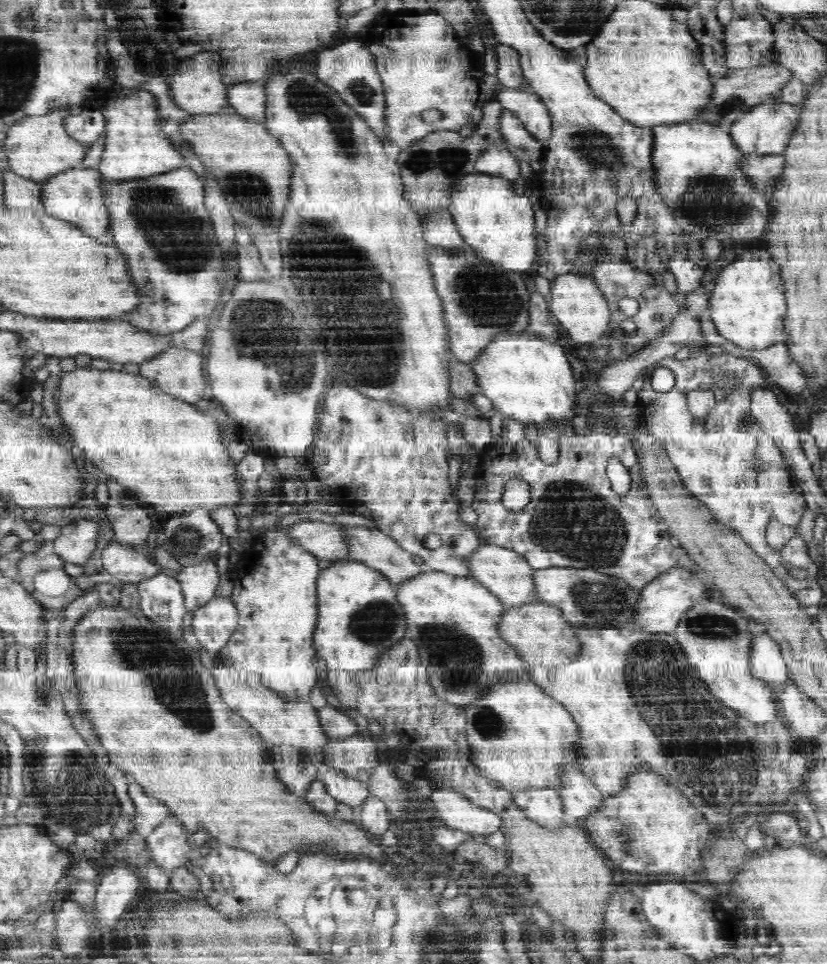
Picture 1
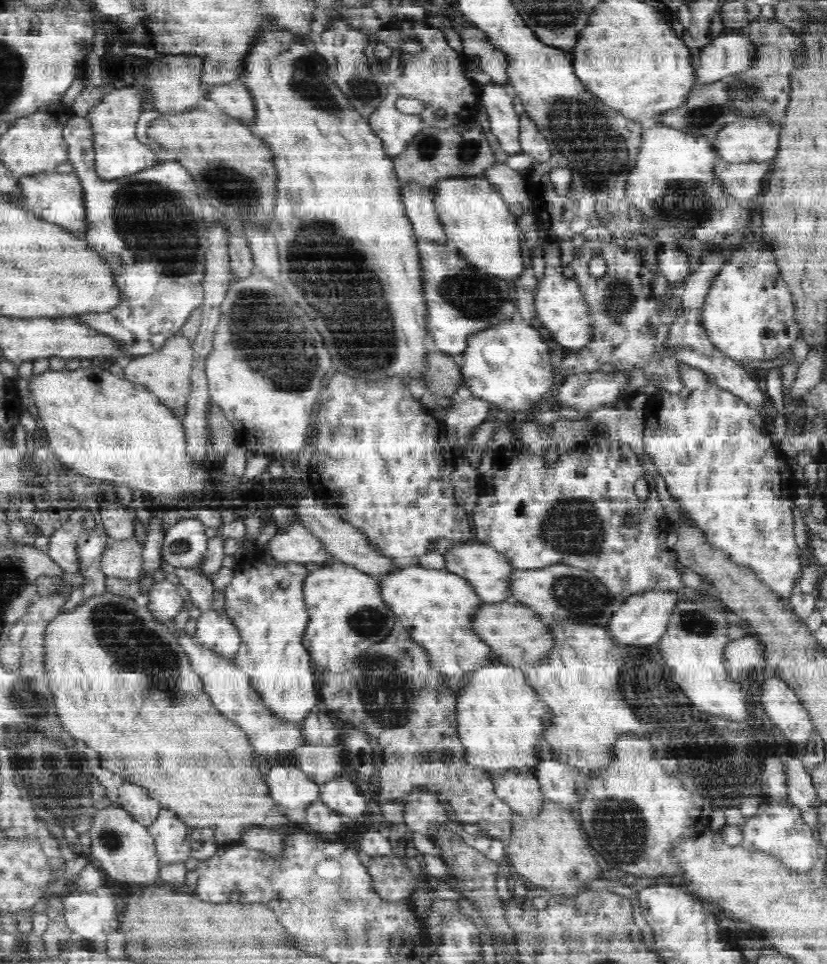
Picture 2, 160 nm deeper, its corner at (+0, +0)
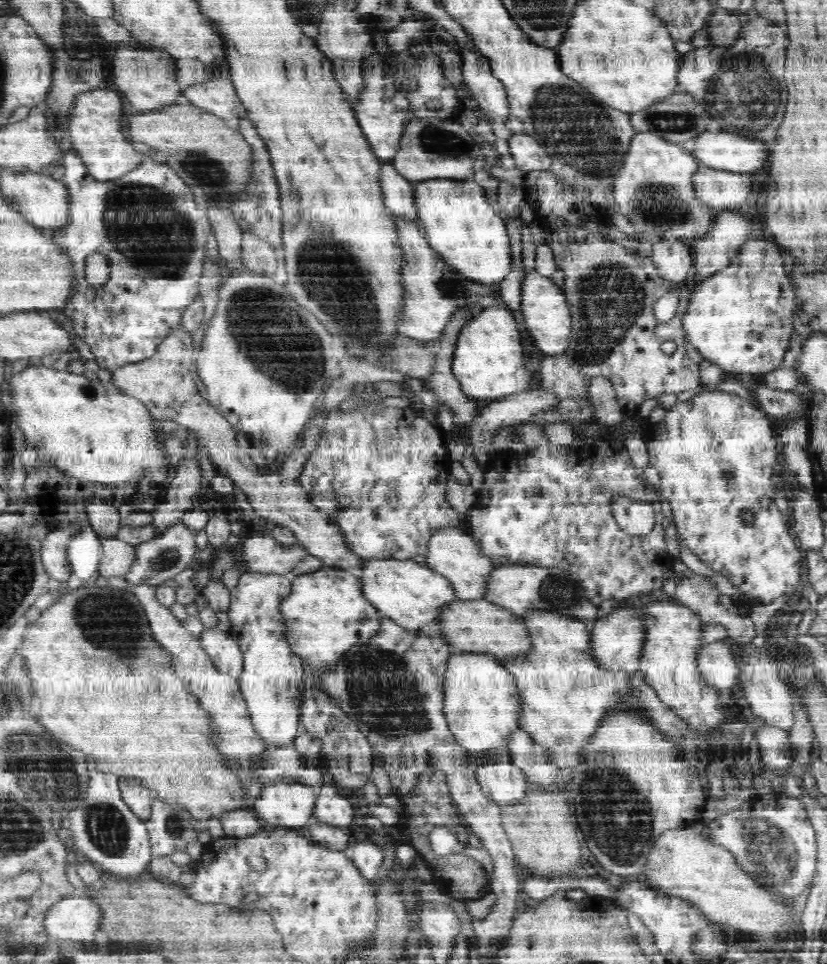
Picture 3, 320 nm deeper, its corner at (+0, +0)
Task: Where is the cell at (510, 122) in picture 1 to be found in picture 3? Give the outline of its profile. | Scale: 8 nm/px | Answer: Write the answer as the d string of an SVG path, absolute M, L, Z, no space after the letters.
M462 50L460 56L462 56L463 80L469 87L473 98L479 102L481 112L492 119L492 129L497 139L495 148L497 152L500 152L499 156L502 156L502 154L510 155L510 144L515 134L506 126L506 122L510 120L510 116L513 114L504 83L492 74L489 58L486 58L482 53Z

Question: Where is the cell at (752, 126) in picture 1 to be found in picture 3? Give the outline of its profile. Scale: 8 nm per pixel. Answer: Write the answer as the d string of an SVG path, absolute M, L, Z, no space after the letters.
M706 132L696 140L693 150L701 163L718 170L754 172L768 158L768 144L734 132Z

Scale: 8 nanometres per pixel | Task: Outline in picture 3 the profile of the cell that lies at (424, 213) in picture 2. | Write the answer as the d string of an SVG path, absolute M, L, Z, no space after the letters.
M389 161L385 163L381 185L385 187L386 206L396 217L419 222L416 184L396 174Z

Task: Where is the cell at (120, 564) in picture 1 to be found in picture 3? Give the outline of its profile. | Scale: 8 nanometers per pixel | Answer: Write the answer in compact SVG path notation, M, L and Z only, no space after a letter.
M105 537L101 540L104 552L99 566L99 573L104 578L129 574L137 564L138 545L117 537Z

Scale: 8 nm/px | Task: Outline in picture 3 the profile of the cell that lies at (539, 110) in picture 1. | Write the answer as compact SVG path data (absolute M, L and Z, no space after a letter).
M524 132L517 133L512 138L510 154L516 161L516 167L519 166L525 174L542 173L540 170L548 172L548 168L552 164L552 158L540 146L540 142L536 142L536 139Z

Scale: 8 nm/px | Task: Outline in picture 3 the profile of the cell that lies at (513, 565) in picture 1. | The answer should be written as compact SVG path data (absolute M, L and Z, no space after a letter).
M442 529L441 532L434 533L425 558L424 564L436 570L438 574L452 579L461 601L484 599L486 593L489 593L489 586L492 585L493 570L498 568L493 558L481 551L470 533L460 529Z

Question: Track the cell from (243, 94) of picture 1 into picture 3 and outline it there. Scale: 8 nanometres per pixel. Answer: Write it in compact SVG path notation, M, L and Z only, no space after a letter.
M227 70L210 82L185 88L184 93L184 103L199 106L204 111L223 118L226 122L234 123L248 116L248 111L238 98Z

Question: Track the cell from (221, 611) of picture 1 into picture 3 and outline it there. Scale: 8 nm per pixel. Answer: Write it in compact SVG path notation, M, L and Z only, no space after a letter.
M216 626L216 628L205 627L200 632L199 640L220 671L238 678L241 676L243 652L238 637L231 632L222 632Z

